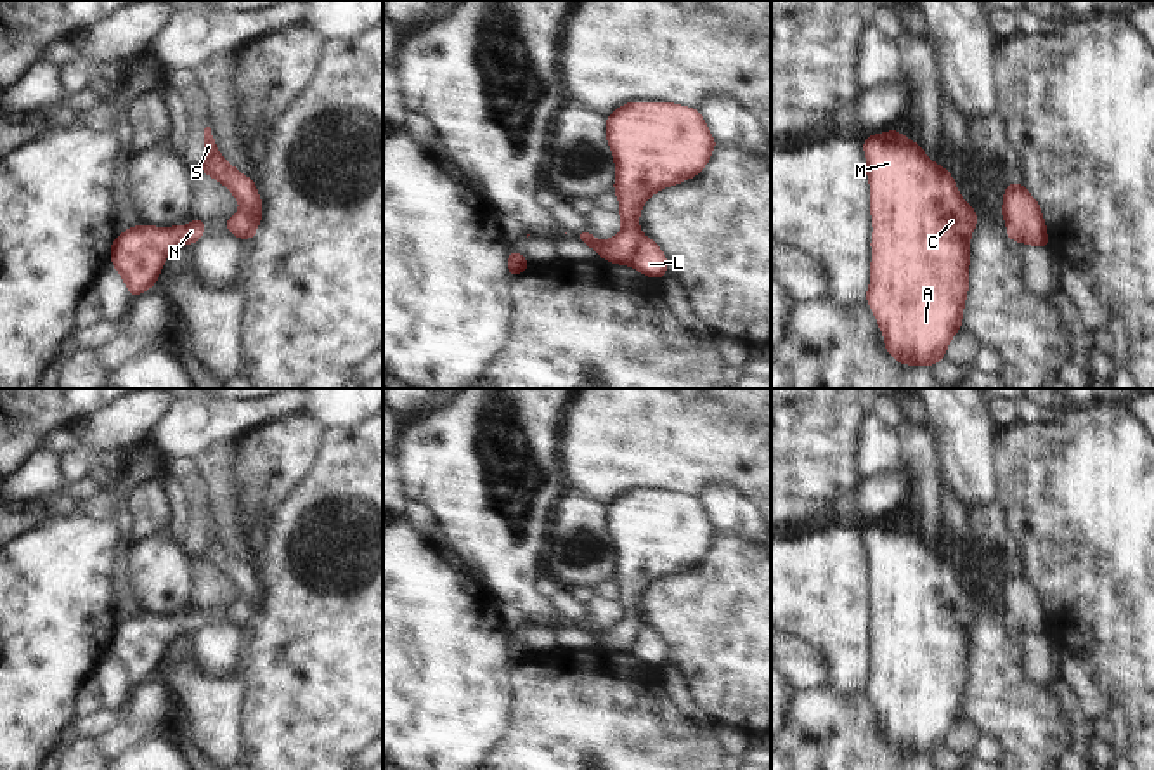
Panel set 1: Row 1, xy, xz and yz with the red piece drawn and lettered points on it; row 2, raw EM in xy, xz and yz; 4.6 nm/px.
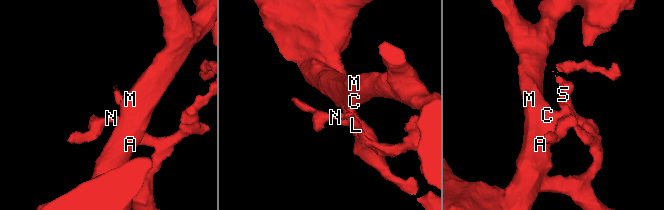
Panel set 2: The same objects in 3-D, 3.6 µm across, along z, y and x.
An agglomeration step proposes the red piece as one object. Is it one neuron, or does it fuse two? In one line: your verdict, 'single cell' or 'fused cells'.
fused cells

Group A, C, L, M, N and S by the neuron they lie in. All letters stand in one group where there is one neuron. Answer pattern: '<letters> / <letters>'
A C M N / L S

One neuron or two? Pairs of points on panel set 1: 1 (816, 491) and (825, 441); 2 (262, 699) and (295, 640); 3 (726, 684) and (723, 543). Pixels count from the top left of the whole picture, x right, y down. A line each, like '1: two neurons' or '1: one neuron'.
1: one neuron
2: one neuron
3: one neuron

